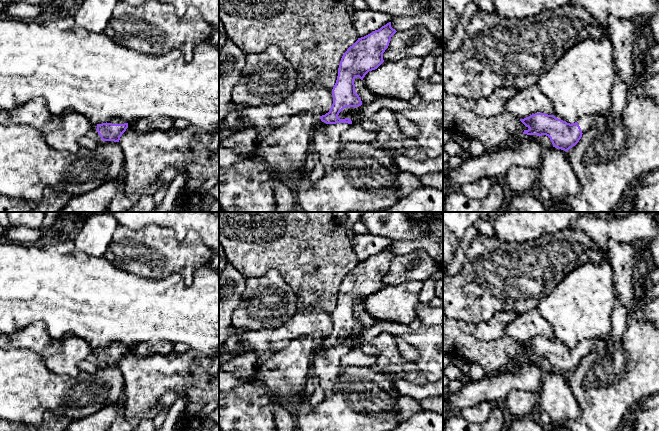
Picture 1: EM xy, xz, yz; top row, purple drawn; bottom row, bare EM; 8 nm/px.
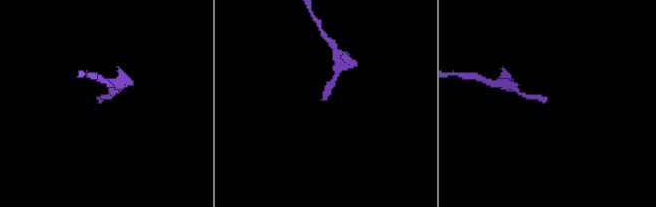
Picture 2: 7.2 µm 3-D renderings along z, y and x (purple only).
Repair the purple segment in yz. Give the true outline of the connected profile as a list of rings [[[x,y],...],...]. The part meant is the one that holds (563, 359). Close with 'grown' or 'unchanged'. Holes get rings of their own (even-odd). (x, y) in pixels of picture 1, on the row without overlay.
[[[535,337],[520,343],[520,345],[529,352],[524,354],[523,358],[538,359],[539,361],[546,359],[550,362],[553,371],[568,375],[579,366],[583,357],[601,350],[611,343],[601,339],[584,339],[575,347],[570,348],[554,339]]]; grown

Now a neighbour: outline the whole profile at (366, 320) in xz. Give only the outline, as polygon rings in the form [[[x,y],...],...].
[[[359,301],[355,302],[354,308],[355,316],[359,319],[362,325],[361,330],[364,330],[374,324],[375,319],[362,307],[362,304]]]

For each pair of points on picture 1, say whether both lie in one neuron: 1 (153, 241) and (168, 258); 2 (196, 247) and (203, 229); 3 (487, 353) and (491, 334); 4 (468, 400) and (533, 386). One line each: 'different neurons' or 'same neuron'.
1: same neuron
2: different neurons
3: different neurons
4: same neuron

